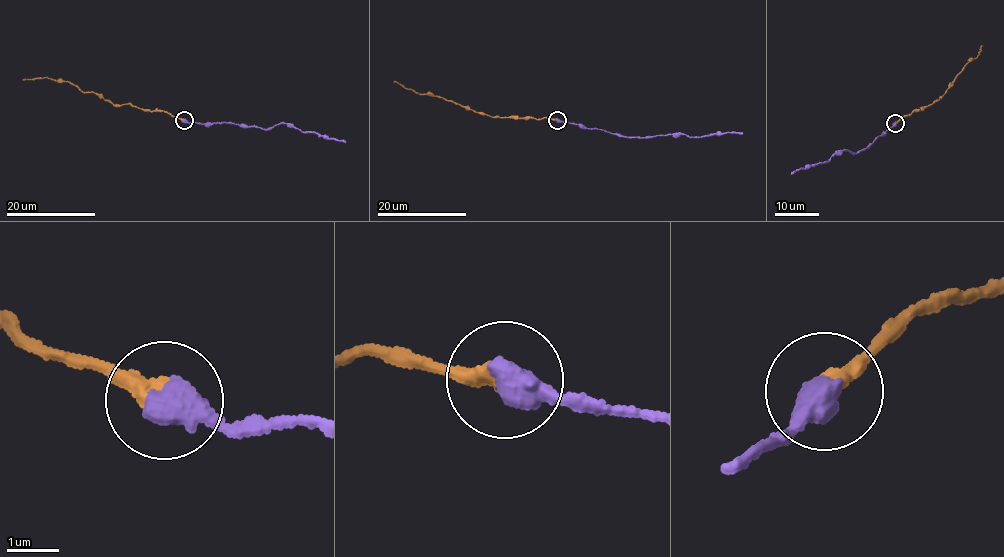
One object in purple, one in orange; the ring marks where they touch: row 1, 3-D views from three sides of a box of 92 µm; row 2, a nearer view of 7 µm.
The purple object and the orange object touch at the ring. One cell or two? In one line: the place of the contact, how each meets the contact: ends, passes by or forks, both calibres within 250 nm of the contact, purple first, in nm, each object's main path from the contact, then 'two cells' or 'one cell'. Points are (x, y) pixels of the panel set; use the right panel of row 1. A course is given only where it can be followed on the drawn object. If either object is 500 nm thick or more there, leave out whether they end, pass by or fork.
(895, 123) | 600/340 nm | purple via (895, 123), (862, 151), (853, 154), (838, 152), (826, 163), (800, 168), (791, 174) | orange via (895, 123), (944, 95), (967, 63), (980, 53), (981, 46) | two cells

